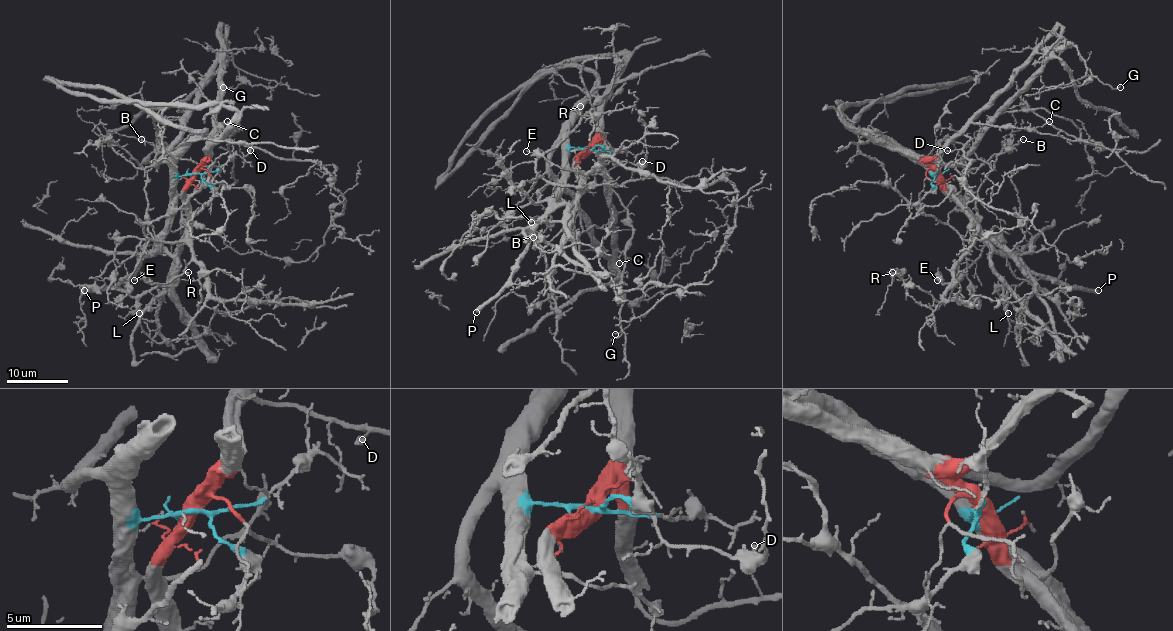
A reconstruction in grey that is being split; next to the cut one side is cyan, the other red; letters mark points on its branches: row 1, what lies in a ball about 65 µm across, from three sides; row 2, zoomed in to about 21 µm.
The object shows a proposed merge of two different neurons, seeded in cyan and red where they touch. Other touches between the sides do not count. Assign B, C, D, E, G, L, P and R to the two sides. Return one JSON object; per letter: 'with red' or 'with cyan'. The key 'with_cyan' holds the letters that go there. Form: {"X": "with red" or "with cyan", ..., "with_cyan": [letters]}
{"B": "with red", "C": "with red", "D": "with red", "E": "with red", "G": "with red", "L": "with cyan", "P": "with cyan", "R": "with red", "with_cyan": ["L", "P"]}

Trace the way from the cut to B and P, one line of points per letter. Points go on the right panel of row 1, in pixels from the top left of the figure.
B: (936, 173), (972, 222), (970, 241), (976, 230), (978, 187), (1000, 154), (1009, 151), (1023, 139)
P: (936, 173), (935, 178), (953, 195), (973, 226), (997, 250), (1020, 260), (1031, 270), (1048, 278), (1097, 291)

